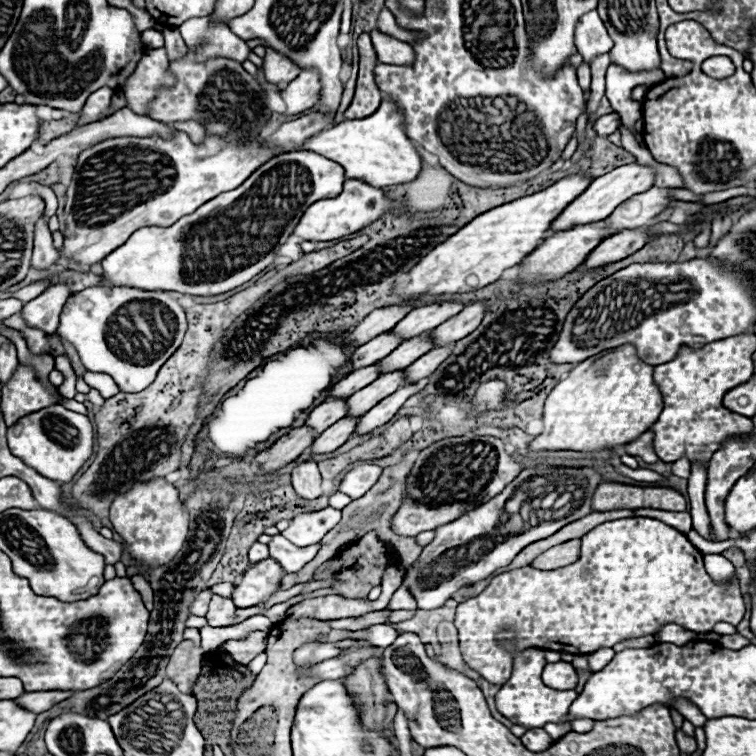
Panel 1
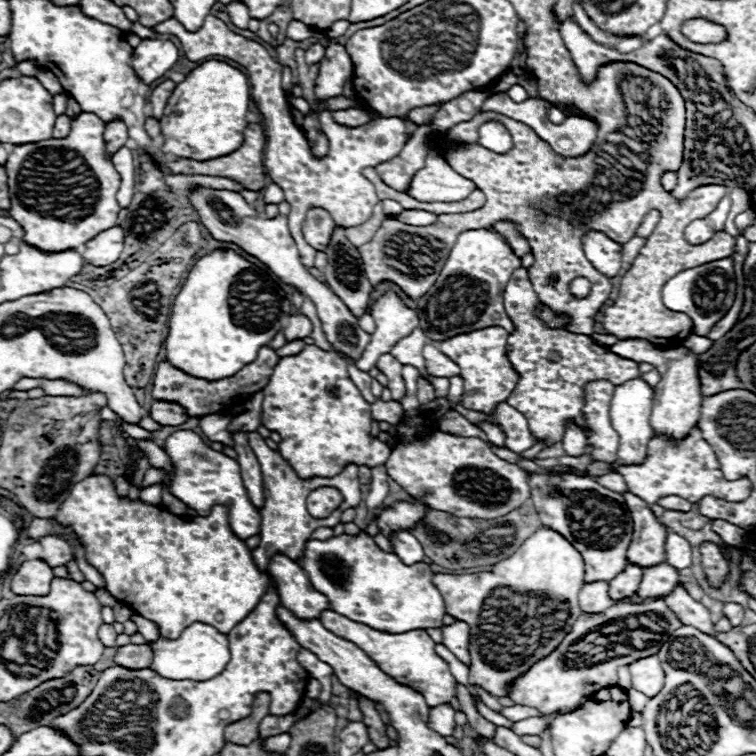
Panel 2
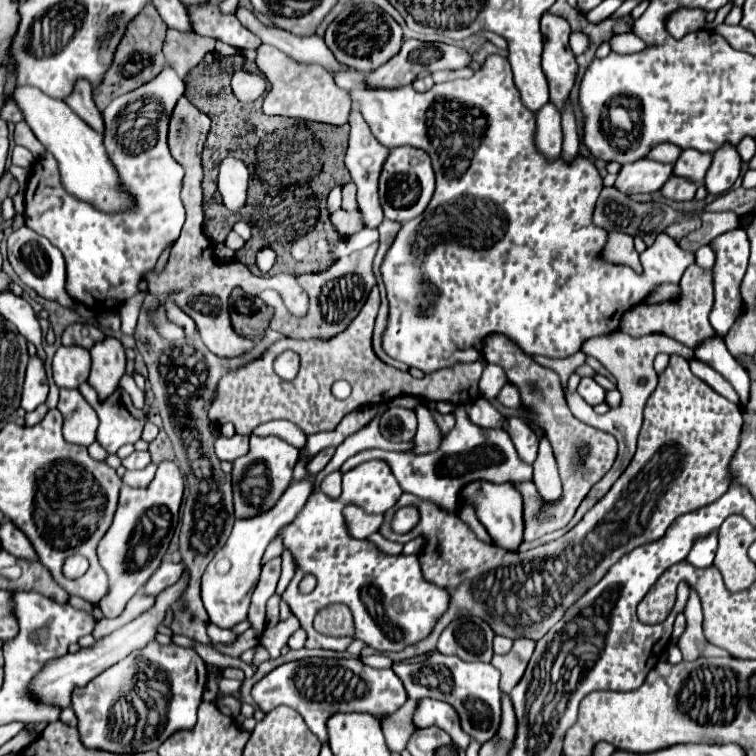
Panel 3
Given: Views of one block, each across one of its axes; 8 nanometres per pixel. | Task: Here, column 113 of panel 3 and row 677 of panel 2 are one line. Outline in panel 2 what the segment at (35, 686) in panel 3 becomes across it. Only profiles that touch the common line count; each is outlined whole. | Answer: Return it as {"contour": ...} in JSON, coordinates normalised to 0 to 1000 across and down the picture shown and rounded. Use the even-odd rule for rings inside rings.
{"contour":[[[857,868],[852,873],[841,873],[833,878],[836,892],[836,907],[854,918],[857,923],[865,923],[878,910],[878,884],[870,868]]]}

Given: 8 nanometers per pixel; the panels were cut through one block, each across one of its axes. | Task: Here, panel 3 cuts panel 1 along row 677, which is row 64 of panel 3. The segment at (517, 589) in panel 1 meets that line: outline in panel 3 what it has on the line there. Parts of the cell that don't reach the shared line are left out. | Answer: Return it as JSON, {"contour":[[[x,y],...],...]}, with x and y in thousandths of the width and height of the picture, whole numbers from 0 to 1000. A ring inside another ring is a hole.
{"contour":[[[648,71],[640,79],[640,85],[627,95],[624,103],[616,103],[616,106],[606,103],[606,106],[595,106],[595,108],[587,108],[587,111],[574,111],[561,124],[550,122],[545,114],[532,114],[532,116],[521,116],[521,119],[487,119],[481,114],[481,98],[474,95],[474,93],[450,95],[450,98],[442,101],[442,106],[450,116],[463,119],[466,132],[474,135],[481,159],[487,161],[492,177],[497,180],[497,185],[503,190],[508,190],[513,198],[526,196],[526,193],[548,193],[548,196],[563,198],[569,212],[571,212],[574,228],[577,228],[577,254],[574,254],[571,267],[566,270],[561,283],[556,283],[553,288],[532,296],[532,304],[526,307],[521,323],[513,331],[511,344],[505,349],[505,365],[508,365],[513,399],[516,399],[516,423],[513,423],[513,434],[508,439],[508,463],[521,476],[529,476],[540,484],[550,484],[561,495],[569,495],[569,492],[582,489],[582,487],[601,484],[603,479],[627,479],[627,476],[643,479],[640,471],[638,471],[638,450],[651,439],[669,442],[675,450],[680,450],[701,471],[704,468],[720,468],[720,471],[730,471],[730,474],[746,474],[746,471],[754,471],[754,468],[765,466],[772,450],[778,450],[783,444],[791,444],[791,442],[817,437],[820,421],[828,410],[847,402],[870,376],[897,376],[905,357],[913,349],[918,349],[918,336],[902,331],[894,323],[894,317],[886,315],[878,307],[868,315],[868,320],[860,328],[854,328],[852,344],[849,344],[852,347],[852,360],[849,362],[841,362],[831,352],[802,349],[791,341],[794,331],[802,320],[802,304],[786,299],[780,283],[786,278],[791,254],[796,251],[796,233],[794,233],[791,222],[786,220],[786,214],[767,206],[767,204],[757,214],[746,214],[743,206],[738,206],[735,212],[725,212],[709,196],[709,190],[706,190],[709,151],[701,148],[701,146],[690,146],[690,132],[685,127],[685,119],[683,119],[680,108],[675,106],[675,82],[667,74]]]}

